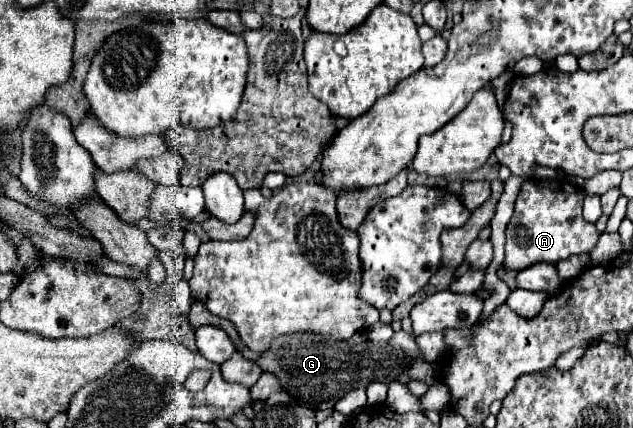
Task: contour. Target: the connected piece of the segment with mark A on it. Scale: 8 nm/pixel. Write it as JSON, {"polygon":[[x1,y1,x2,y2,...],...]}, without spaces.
{"polygon":[[527,180,521,186,521,192,517,196,515,202,515,212,505,228,507,234,507,242,505,242,505,266,509,270,523,270,525,266,531,266,535,262,557,262,563,258,569,258,573,254,583,254,583,252,591,252,599,240,599,232,595,228,595,224,589,224,587,220,583,220,581,216,581,204,583,204,585,192,581,188,575,188,569,182,563,180]]}

